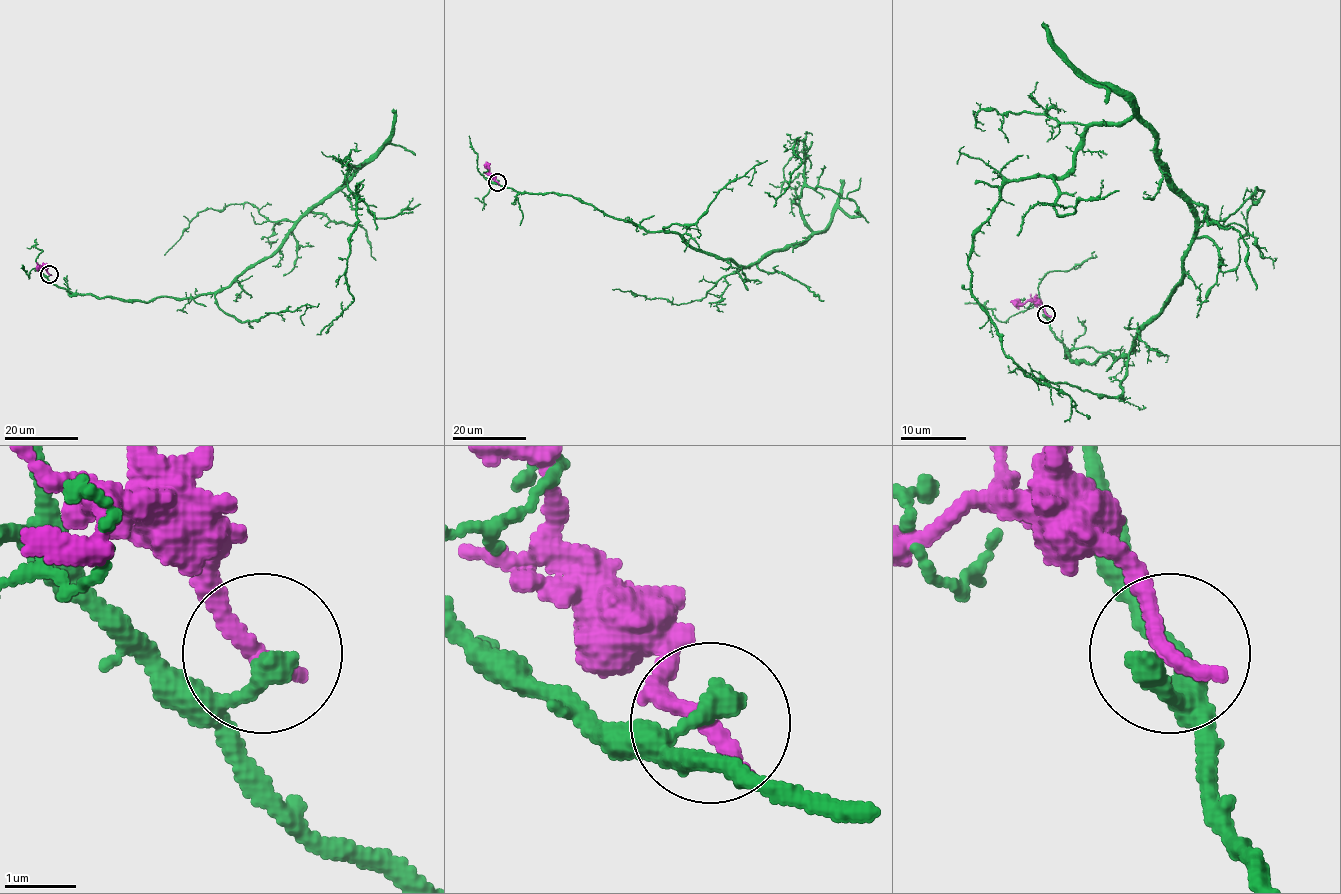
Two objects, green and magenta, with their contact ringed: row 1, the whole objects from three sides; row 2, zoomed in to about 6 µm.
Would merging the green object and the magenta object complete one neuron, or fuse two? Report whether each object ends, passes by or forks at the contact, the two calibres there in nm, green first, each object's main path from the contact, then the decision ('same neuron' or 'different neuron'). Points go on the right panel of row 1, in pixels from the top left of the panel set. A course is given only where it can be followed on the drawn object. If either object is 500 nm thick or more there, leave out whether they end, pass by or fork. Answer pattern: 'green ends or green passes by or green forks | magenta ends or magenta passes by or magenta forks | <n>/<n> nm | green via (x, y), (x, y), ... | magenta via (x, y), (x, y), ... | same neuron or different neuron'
green ends | magenta ends | 340/320 nm | green via (1045, 314), (1071, 359), (1121, 358), (1182, 276), (1190, 206), (1136, 118), (1009, 180), (968, 255), (1064, 419) | magenta via (1046, 314), (1030, 301), (1017, 304), (1011, 301) | different neuron

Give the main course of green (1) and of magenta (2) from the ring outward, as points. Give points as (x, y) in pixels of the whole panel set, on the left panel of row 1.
1: (49, 274), (99, 298), (218, 293), (363, 163), (346, 176), (353, 300), (317, 333)
2: (49, 274), (37, 266)

